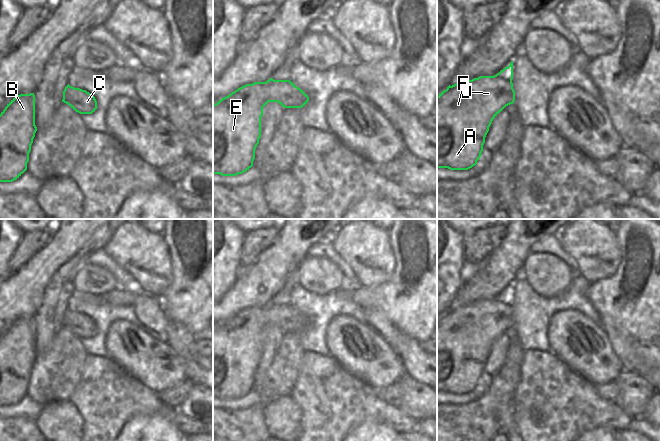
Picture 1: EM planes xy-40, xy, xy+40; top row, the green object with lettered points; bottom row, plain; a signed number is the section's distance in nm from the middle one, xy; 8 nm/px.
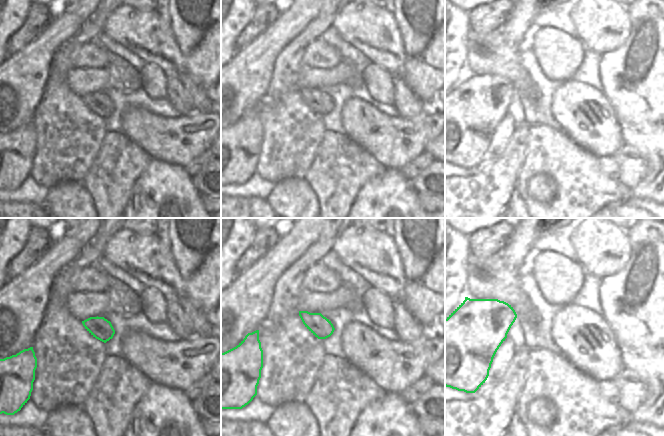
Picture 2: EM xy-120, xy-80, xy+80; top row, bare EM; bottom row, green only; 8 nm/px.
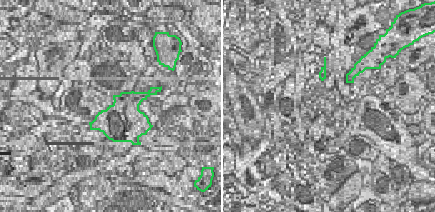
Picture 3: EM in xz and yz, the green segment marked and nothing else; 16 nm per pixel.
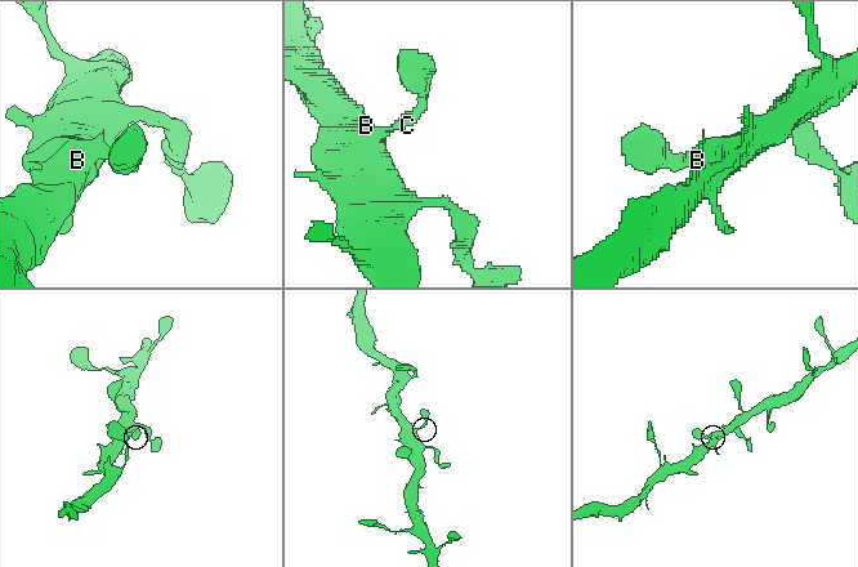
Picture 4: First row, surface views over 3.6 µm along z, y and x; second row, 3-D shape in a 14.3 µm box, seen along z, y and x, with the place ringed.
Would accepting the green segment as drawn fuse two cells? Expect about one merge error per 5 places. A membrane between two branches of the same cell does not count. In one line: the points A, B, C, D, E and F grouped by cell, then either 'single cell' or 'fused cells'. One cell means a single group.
A B C D E F; single cell

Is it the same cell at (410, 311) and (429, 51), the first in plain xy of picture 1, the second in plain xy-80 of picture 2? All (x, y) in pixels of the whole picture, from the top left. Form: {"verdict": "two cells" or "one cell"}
{"verdict": "one cell"}

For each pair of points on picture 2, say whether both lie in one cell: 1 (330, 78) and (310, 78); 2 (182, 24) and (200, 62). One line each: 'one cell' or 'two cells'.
1: one cell
2: one cell

